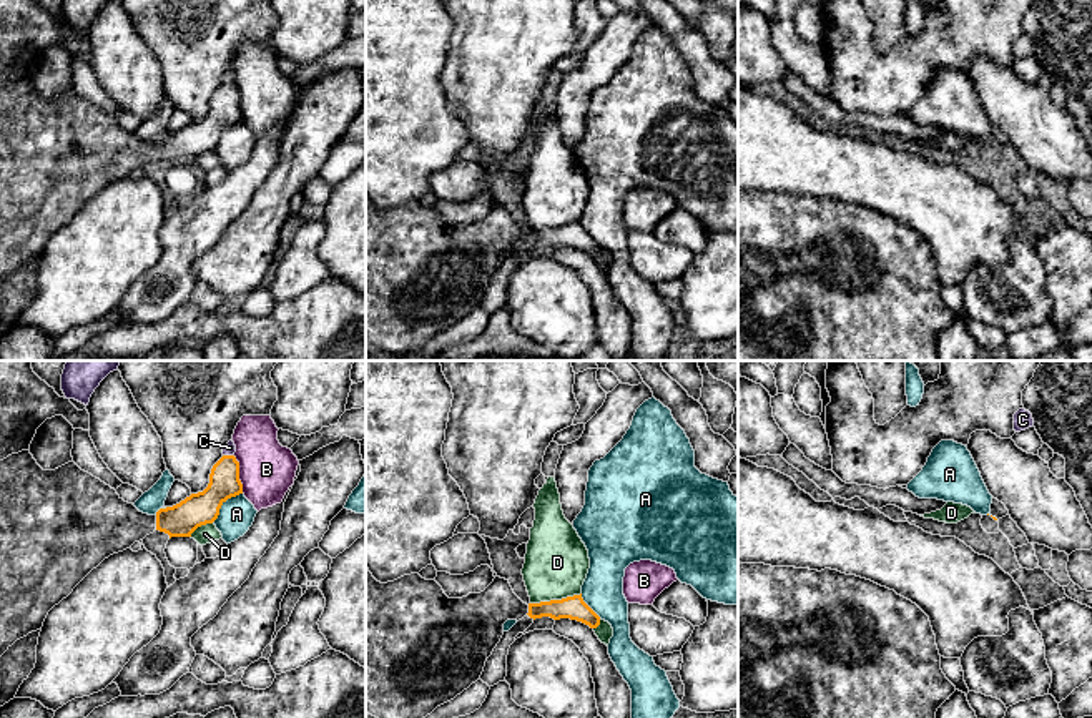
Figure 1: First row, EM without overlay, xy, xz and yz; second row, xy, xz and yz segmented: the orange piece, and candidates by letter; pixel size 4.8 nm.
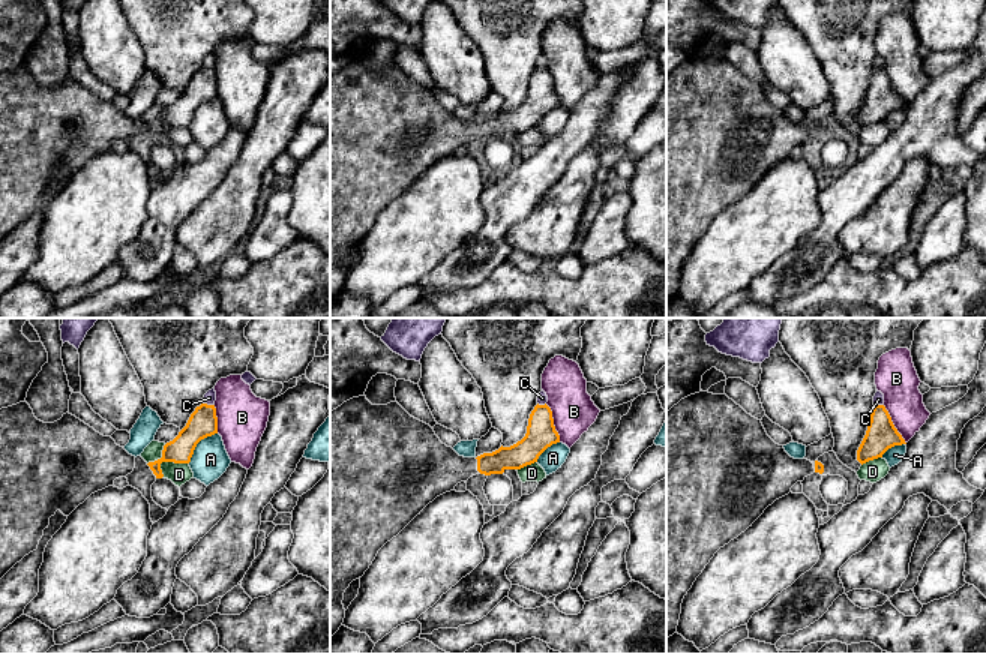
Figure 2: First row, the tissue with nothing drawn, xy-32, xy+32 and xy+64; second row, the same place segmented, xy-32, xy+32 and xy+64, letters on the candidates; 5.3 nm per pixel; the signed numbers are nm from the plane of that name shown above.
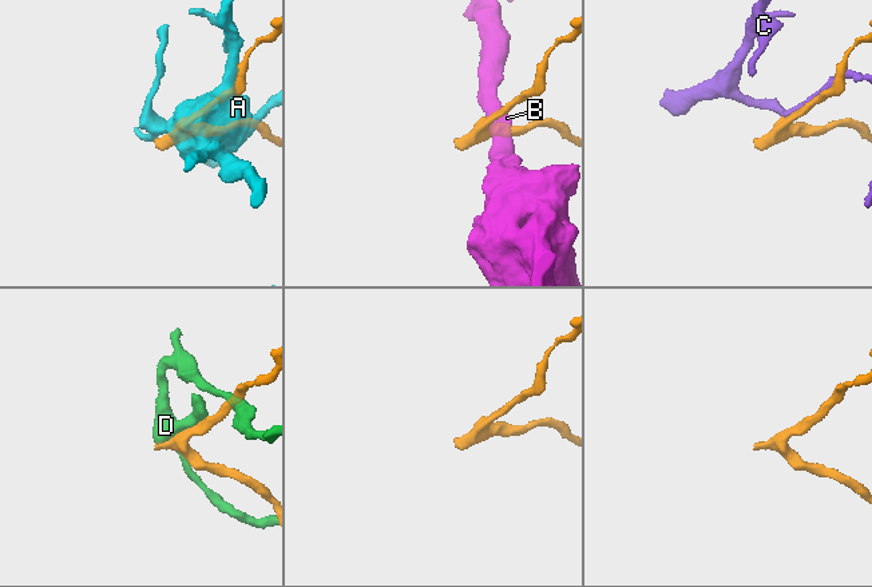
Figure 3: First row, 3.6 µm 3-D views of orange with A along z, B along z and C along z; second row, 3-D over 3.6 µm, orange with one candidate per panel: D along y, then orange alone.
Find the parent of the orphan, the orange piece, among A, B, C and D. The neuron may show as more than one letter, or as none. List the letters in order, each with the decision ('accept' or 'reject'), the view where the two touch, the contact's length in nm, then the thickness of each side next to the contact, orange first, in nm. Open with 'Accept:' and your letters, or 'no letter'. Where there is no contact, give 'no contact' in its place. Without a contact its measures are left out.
Accept: no letter
A: reject; contact in xy; length 220 nm; calibres 160 and 170 nm
B: reject; contact in xy; length 190 nm; calibres 160 and 280 nm
C: reject; contact in xy; length 60 nm; calibres 150 and 60 nm
D: reject; contact in xz; length 260 nm; calibres 110 and 300 nm

